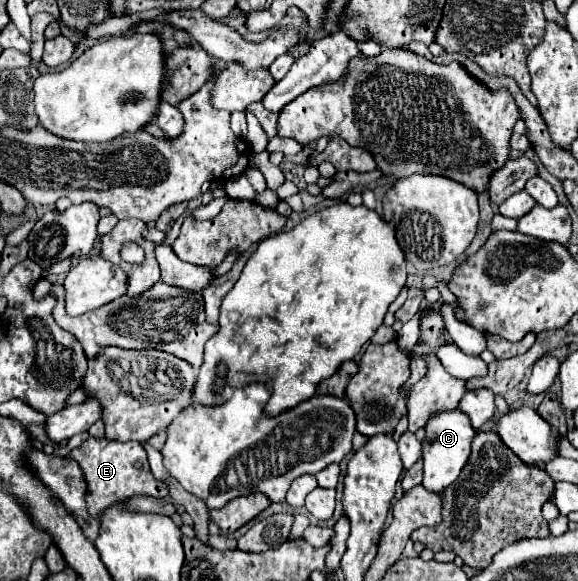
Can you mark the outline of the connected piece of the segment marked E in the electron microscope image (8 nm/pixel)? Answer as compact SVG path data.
M89 437L85 443L75 447L67 459L73 459L79 463L83 471L83 479L87 483L87 511L91 517L97 517L101 511L105 511L115 501L129 499L133 495L149 495L149 497L167 497L167 487L163 487L161 481L157 481L149 469L147 453L141 443L127 441L127 443L115 443L107 439L93 439Z

